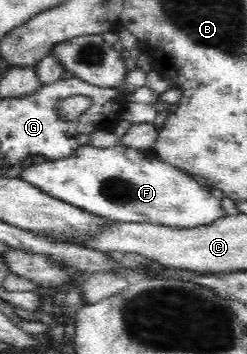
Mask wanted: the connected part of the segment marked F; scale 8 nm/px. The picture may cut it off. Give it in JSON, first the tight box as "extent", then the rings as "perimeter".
{"extent":[18,142,226,229],"perimeter":[[[120,142],[110,148],[80,145],[66,158],[26,166],[18,177],[106,221],[191,229],[213,224],[226,216],[220,199],[214,197],[201,180],[162,162],[151,148],[140,150]]]}

